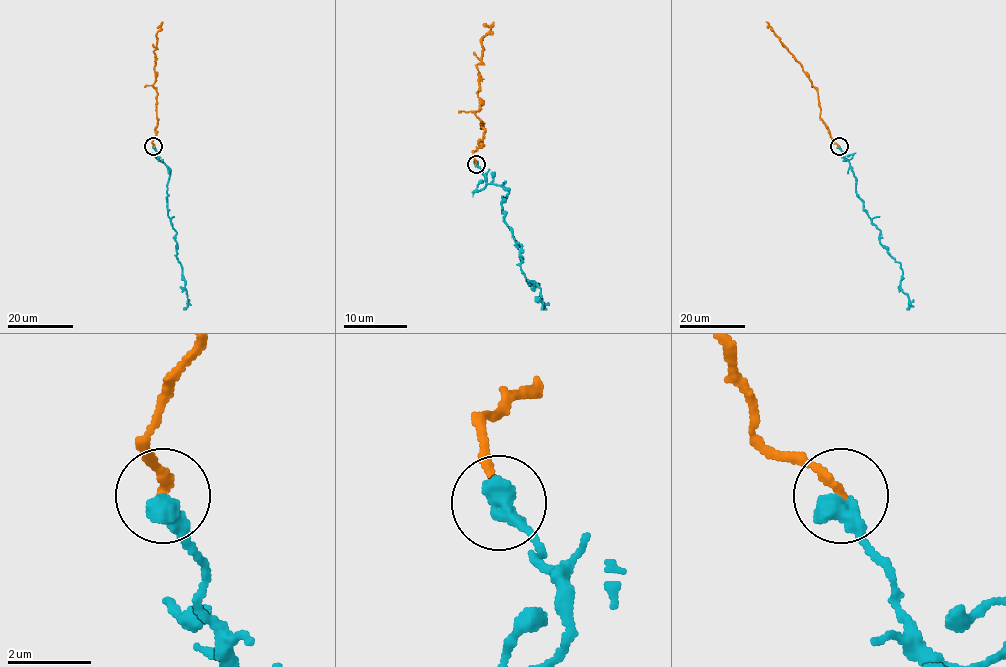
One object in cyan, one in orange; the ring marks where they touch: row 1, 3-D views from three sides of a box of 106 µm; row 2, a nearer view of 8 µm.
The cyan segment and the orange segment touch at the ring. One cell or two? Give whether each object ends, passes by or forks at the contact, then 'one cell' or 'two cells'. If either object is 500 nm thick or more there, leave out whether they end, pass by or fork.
one cell

